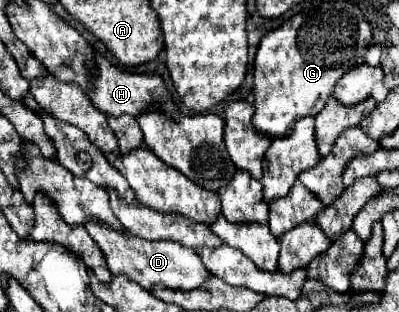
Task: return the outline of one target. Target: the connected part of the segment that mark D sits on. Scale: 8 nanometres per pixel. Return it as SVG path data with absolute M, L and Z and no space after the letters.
M88 223L86 229L102 249L112 275L124 275L138 283L140 287L144 287L146 291L152 291L154 285L164 285L174 291L192 291L212 277L212 273L204 267L200 255L190 247L180 247L180 243L144 241L132 235L116 235L116 231L100 227L100 223Z

